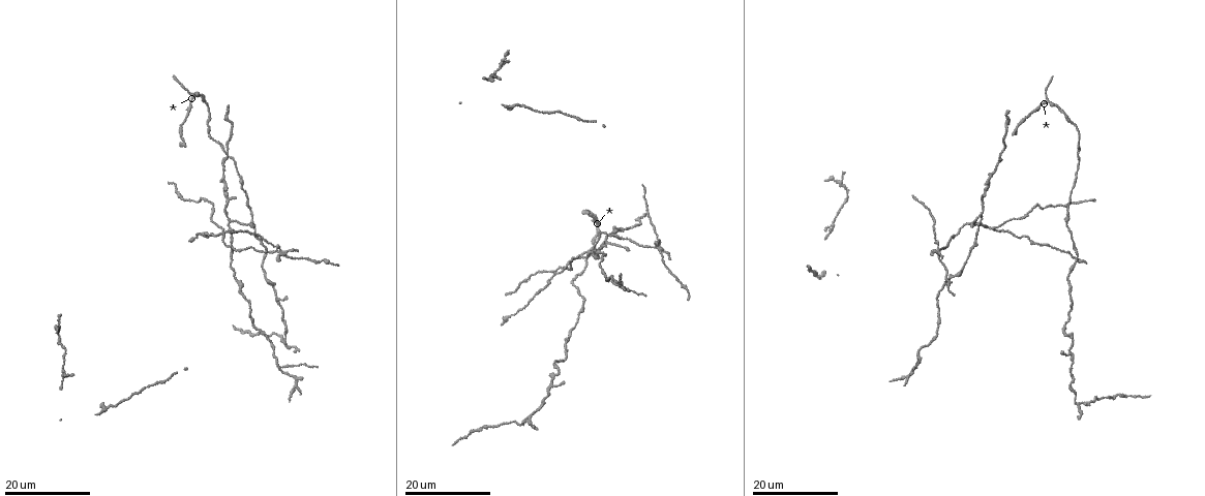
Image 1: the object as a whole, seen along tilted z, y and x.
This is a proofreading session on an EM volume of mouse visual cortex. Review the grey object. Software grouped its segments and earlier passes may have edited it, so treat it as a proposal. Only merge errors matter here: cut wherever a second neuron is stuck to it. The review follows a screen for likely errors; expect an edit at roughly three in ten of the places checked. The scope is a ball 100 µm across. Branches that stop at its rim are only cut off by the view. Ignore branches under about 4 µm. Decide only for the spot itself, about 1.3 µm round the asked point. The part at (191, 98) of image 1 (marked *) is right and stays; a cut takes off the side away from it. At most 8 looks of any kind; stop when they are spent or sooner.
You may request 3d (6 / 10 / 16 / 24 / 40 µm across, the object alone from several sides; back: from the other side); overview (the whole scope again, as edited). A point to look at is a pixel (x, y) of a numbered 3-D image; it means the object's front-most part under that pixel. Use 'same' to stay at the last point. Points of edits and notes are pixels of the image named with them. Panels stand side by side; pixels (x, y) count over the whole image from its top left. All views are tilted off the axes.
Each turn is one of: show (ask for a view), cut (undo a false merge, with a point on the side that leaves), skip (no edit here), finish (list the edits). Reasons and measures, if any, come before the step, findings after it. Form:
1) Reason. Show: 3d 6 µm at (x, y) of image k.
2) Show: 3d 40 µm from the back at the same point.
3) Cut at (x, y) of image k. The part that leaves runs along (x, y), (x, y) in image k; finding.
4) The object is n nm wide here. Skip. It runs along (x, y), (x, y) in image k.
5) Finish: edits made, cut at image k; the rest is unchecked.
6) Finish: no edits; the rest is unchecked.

Calibre changes. Show: 3d 16 µm at (581, 313) of image 1.

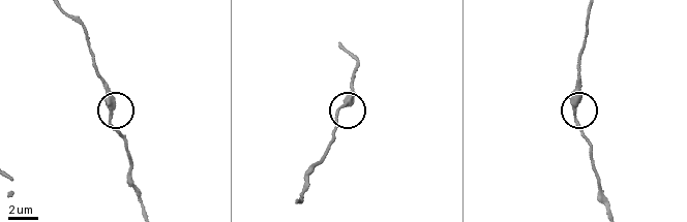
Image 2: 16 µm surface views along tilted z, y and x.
Show: 3d 6 µm at (572, 108) of image 2.

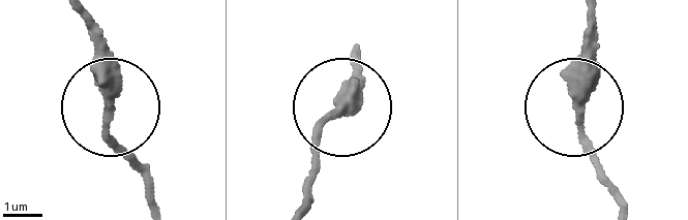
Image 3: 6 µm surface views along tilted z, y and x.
Show: 3d 6 µm from the back at (579, 109) of image 3.

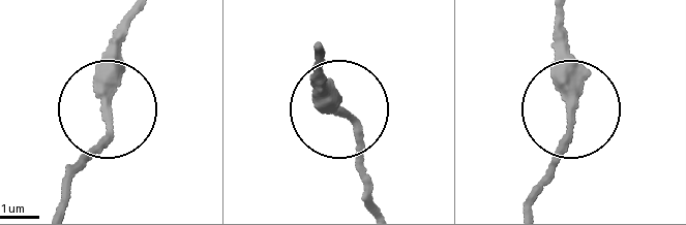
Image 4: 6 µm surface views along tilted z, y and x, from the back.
Skip. Continuous, no second neuron.

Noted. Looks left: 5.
Four or more arms meet. Show: 3d 16 µm at (981, 225) of image 1.

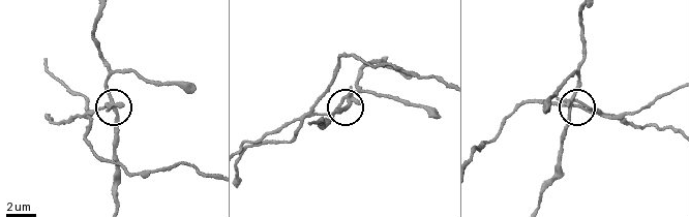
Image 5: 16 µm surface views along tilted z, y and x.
Show: 3d 6 µm at (108, 102) of image 5.

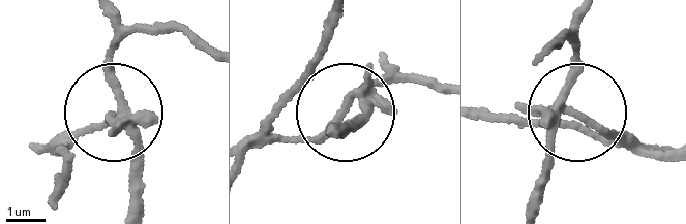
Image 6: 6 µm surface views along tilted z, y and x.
5 arms meet here. Cut at (593, 124) of image 6. The part that leaves runs along (368, 92), (311, 138), (275, 126), (330, 14) in image 6; a second neuron is stuck on.

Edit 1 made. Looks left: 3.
Calibre changes. Show: 3d 16 µm at (601, 252) of image 1.

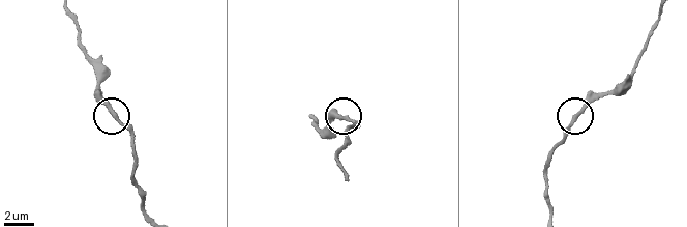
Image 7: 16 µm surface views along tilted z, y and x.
Zoom in. Show: 3d 10 µm at (113, 112) of image 7.

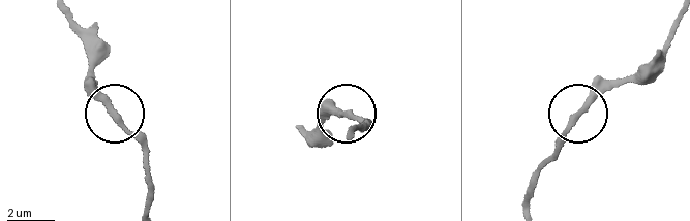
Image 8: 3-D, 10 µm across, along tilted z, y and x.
Show: 3d 6 µm at (581, 112) of image 8.

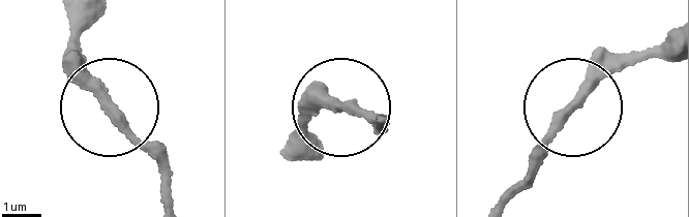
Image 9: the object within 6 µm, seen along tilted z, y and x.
The object is 270 nm wide here. Skip. It runs along (664, 40), (569, 113), (530, 179) in image 9; continuous, no second neuron.

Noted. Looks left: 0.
Finish: edits made, cut at image 6; the rest is unchecked.

